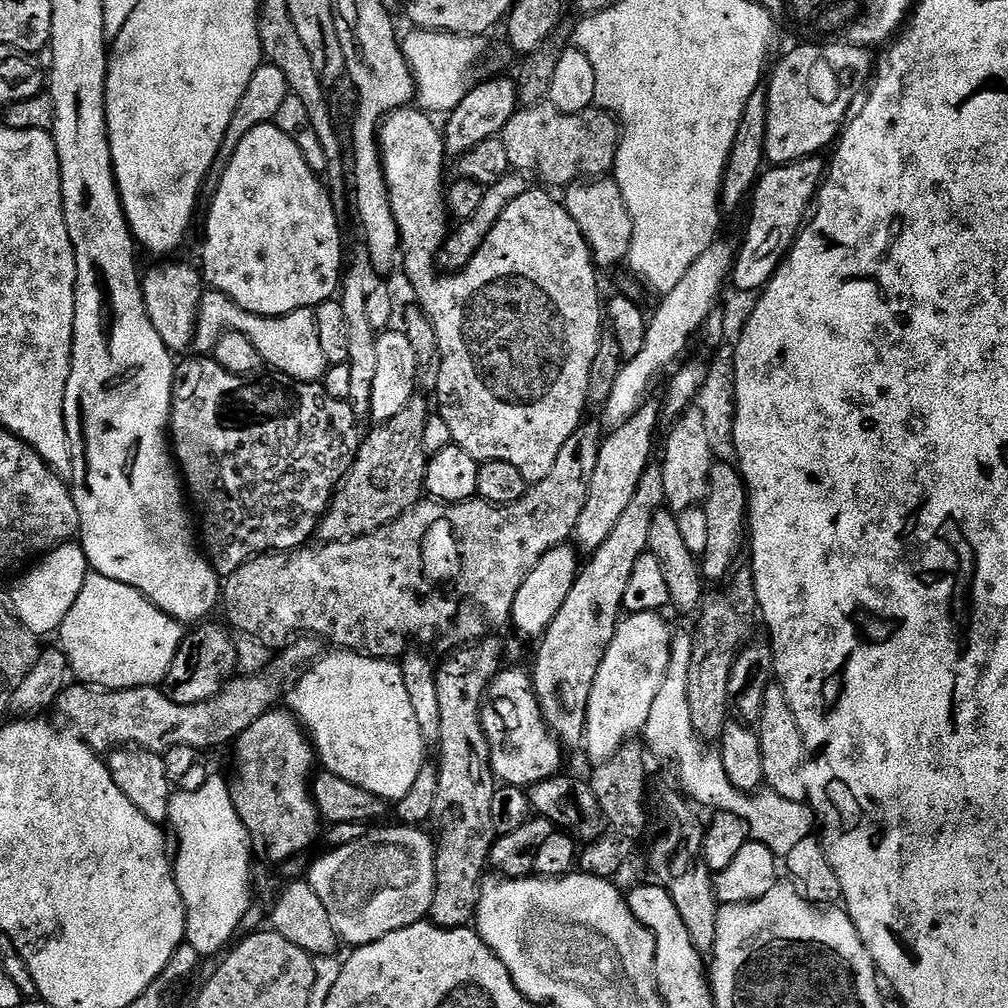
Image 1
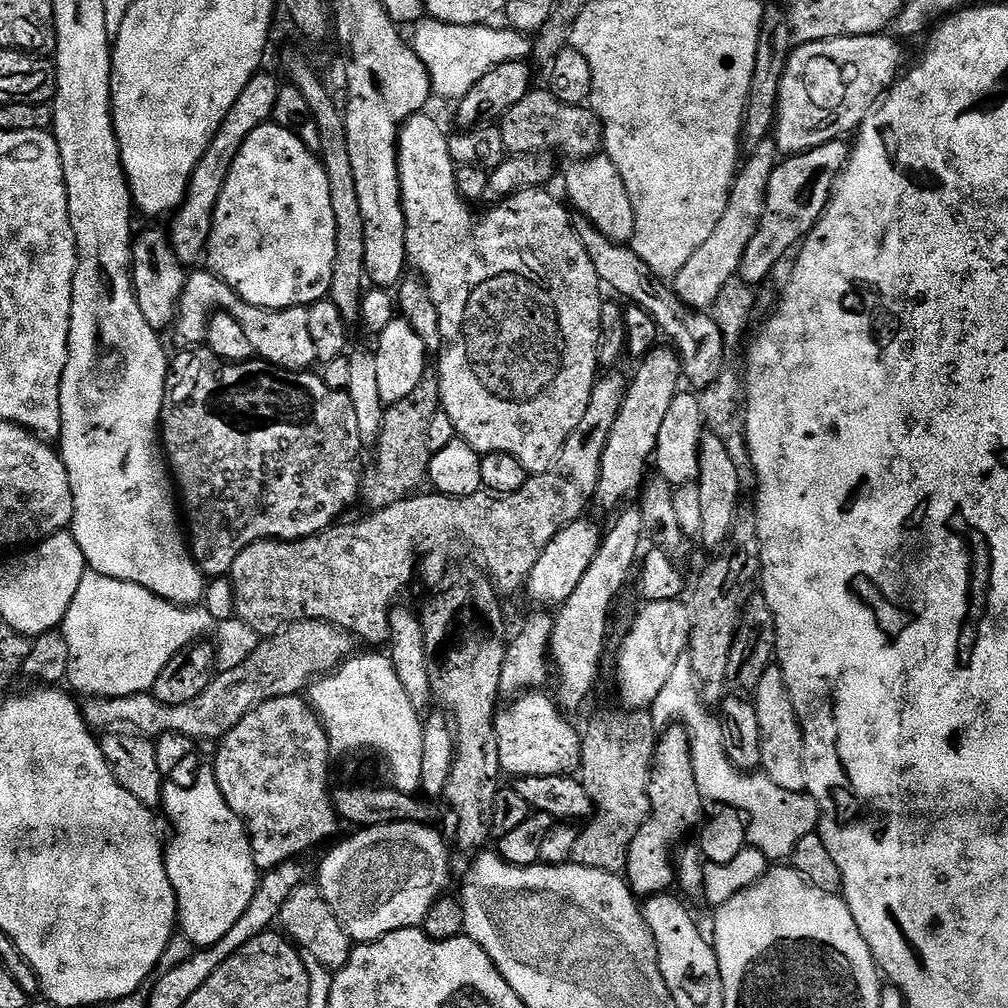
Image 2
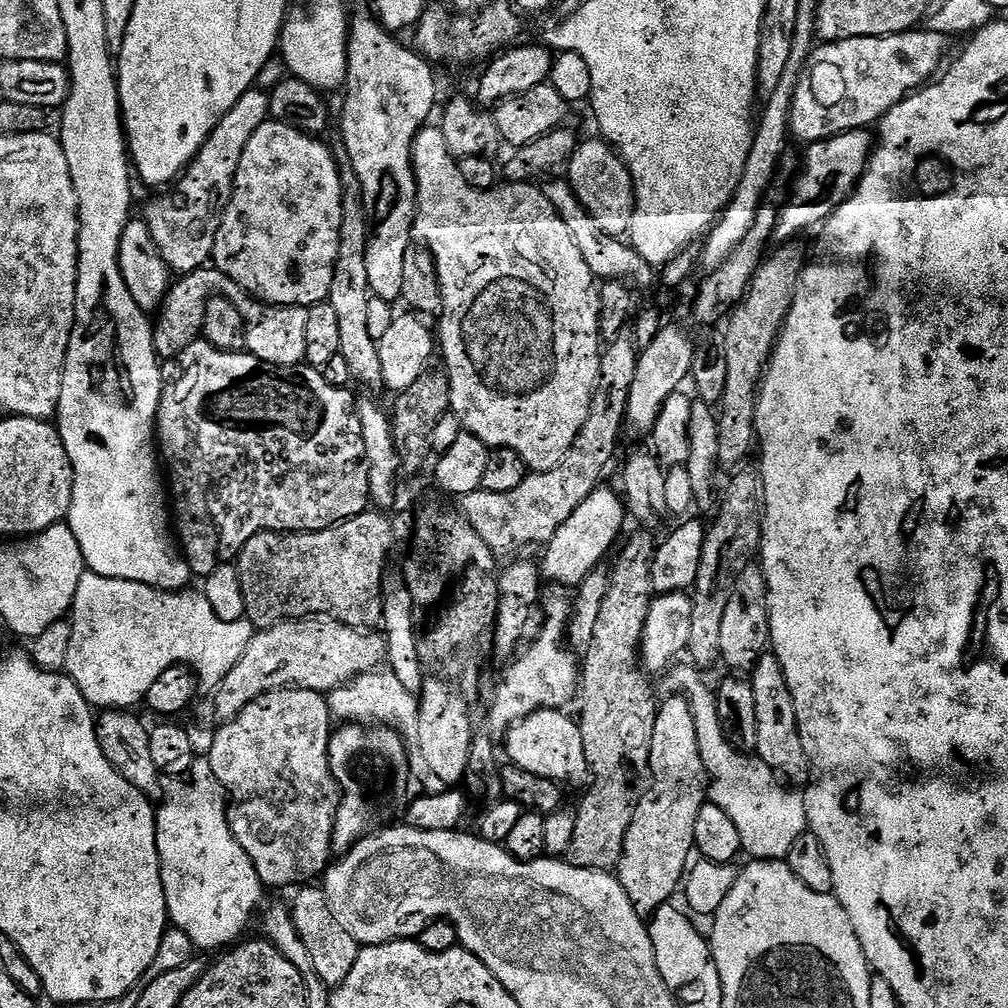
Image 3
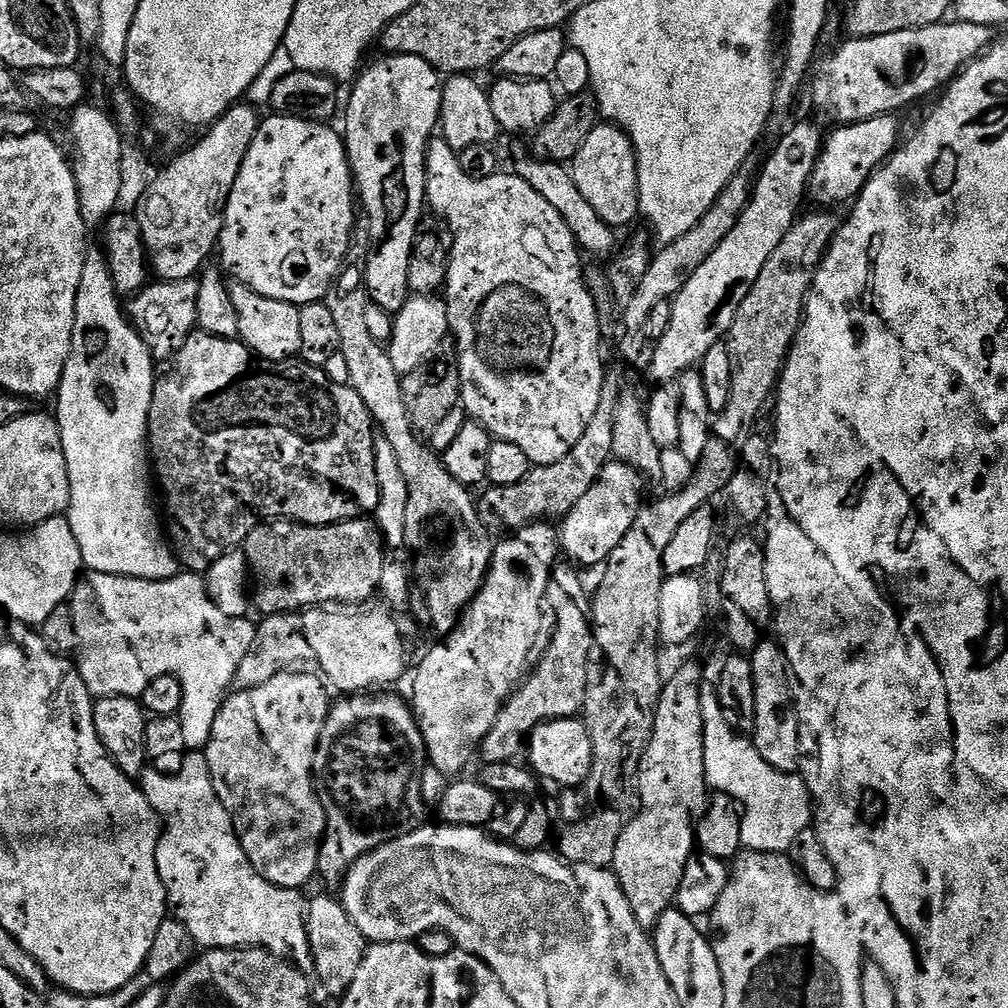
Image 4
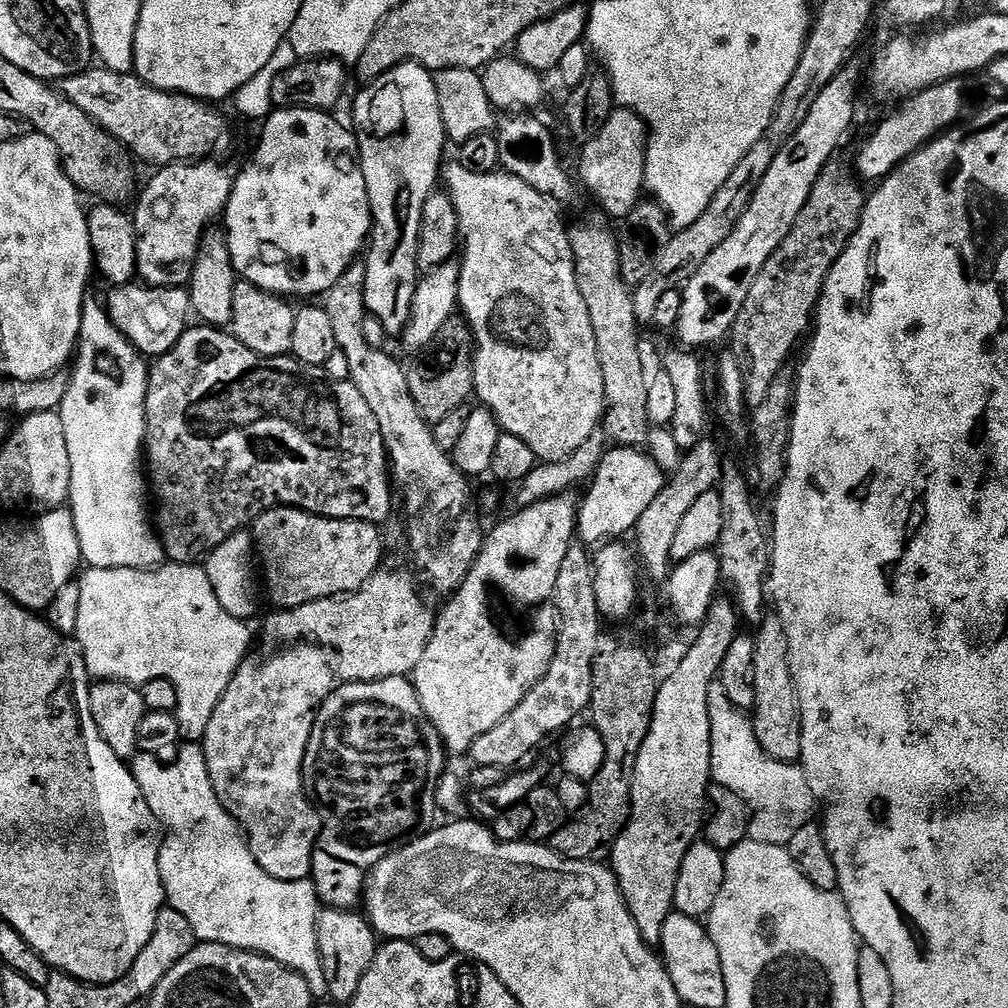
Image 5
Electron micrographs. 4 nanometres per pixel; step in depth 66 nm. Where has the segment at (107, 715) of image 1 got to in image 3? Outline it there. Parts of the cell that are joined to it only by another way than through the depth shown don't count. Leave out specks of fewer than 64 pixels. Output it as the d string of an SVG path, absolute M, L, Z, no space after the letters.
M305 616L259 629L250 638L246 654L234 662L216 691L207 697L201 714L222 725L233 720L254 698L279 688L306 688L327 694L343 688L357 676L377 671L388 658L387 639L379 631L363 632L344 623L348 622L335 616Z

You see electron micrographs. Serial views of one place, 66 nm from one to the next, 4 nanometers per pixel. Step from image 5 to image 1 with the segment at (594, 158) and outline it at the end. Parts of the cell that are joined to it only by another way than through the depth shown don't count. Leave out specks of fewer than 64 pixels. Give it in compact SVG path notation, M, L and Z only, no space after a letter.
M585 178L567 185L565 192L568 193L562 196L562 203L570 218L578 222L578 230L582 230L586 238L597 269L623 265L628 259L630 242L634 238L634 222L630 218L630 210L626 210L626 198L622 198L622 190L618 190L615 179Z

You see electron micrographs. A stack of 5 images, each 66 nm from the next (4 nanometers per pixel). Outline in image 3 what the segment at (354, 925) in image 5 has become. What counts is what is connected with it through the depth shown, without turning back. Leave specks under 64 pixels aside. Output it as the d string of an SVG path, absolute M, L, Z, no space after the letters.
M304 886L297 892L300 893L297 894L296 901L290 904L292 921L302 942L306 942L306 950L310 950L314 976L322 983L329 984L329 989L335 990L342 982L346 982L354 962L358 962L362 946L354 938L354 934L350 934L350 930L342 926L342 922L338 922L338 918L334 916L334 910L330 908L323 887Z

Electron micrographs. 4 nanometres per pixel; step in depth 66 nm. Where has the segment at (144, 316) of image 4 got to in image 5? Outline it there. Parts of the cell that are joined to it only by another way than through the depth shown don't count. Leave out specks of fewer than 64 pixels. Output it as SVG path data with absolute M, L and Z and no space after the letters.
M133 282L113 287L109 292L112 293L109 294L108 300L106 299L108 317L145 358L164 356L190 327L193 311L187 287L149 288L143 283Z

